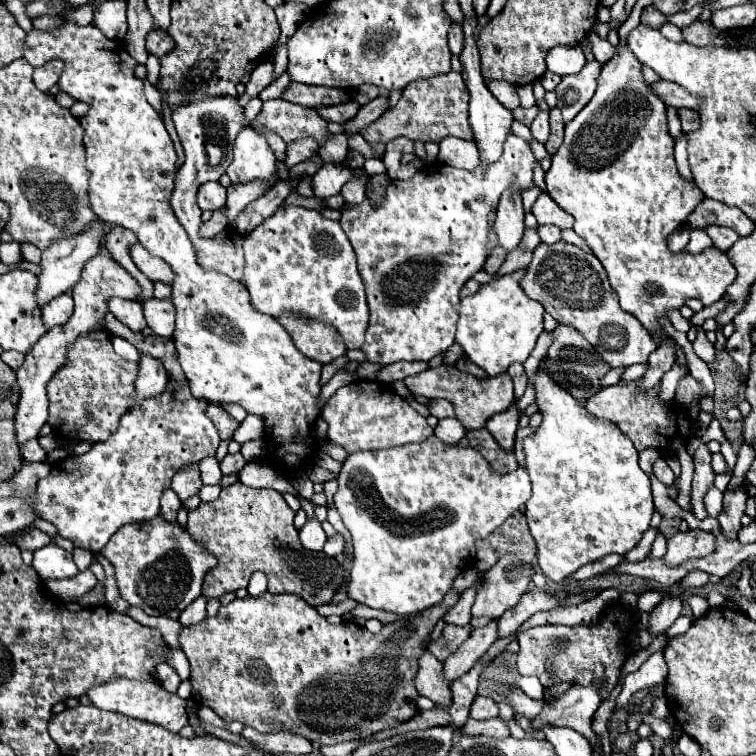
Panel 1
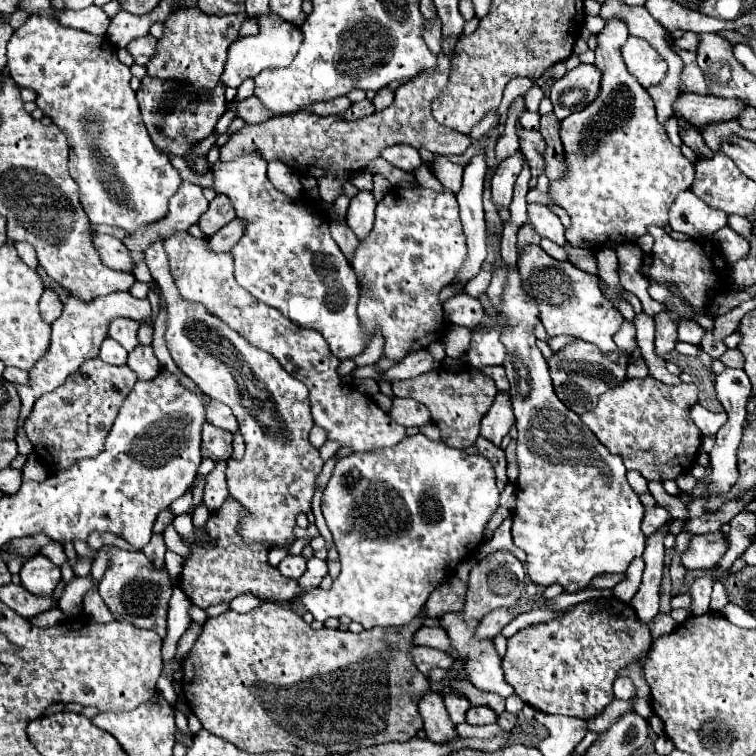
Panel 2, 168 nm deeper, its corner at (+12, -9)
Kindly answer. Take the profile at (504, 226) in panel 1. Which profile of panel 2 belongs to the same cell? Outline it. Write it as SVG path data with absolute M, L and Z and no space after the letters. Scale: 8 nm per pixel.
M518 151L516 155L504 159L494 177L492 177L492 203L496 207L510 207L512 203L512 189L514 189L514 181L522 169L522 163L524 163L524 157L522 153Z

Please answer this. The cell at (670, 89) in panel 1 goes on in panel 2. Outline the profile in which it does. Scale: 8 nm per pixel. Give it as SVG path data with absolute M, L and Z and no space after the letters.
M682 93L672 105L674 113L678 113L684 121L688 121L696 129L702 129L704 125L714 121L736 119L742 107L744 101L740 99L724 99L714 95L702 97L696 93Z

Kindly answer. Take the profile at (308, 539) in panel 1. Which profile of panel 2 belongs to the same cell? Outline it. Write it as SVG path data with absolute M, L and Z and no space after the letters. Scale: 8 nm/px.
M286 555L282 561L280 561L280 565L278 565L278 569L280 569L280 573L284 575L284 577L288 577L288 579L298 579L304 571L306 571L306 557L304 555Z

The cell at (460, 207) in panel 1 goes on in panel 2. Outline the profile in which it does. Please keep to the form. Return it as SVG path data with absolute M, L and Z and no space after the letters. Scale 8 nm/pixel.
M392 187L394 193L386 193L384 199L376 207L376 223L366 239L360 239L360 245L354 251L350 261L356 271L360 283L360 301L358 301L358 317L364 327L366 345L372 341L374 333L380 331L384 337L382 355L394 361L402 361L406 355L426 349L430 343L442 339L446 329L444 309L438 299L442 287L450 285L458 271L462 269L468 249L466 235L462 229L462 221L458 215L458 203L454 191L442 187L442 191L434 191L428 187Z

